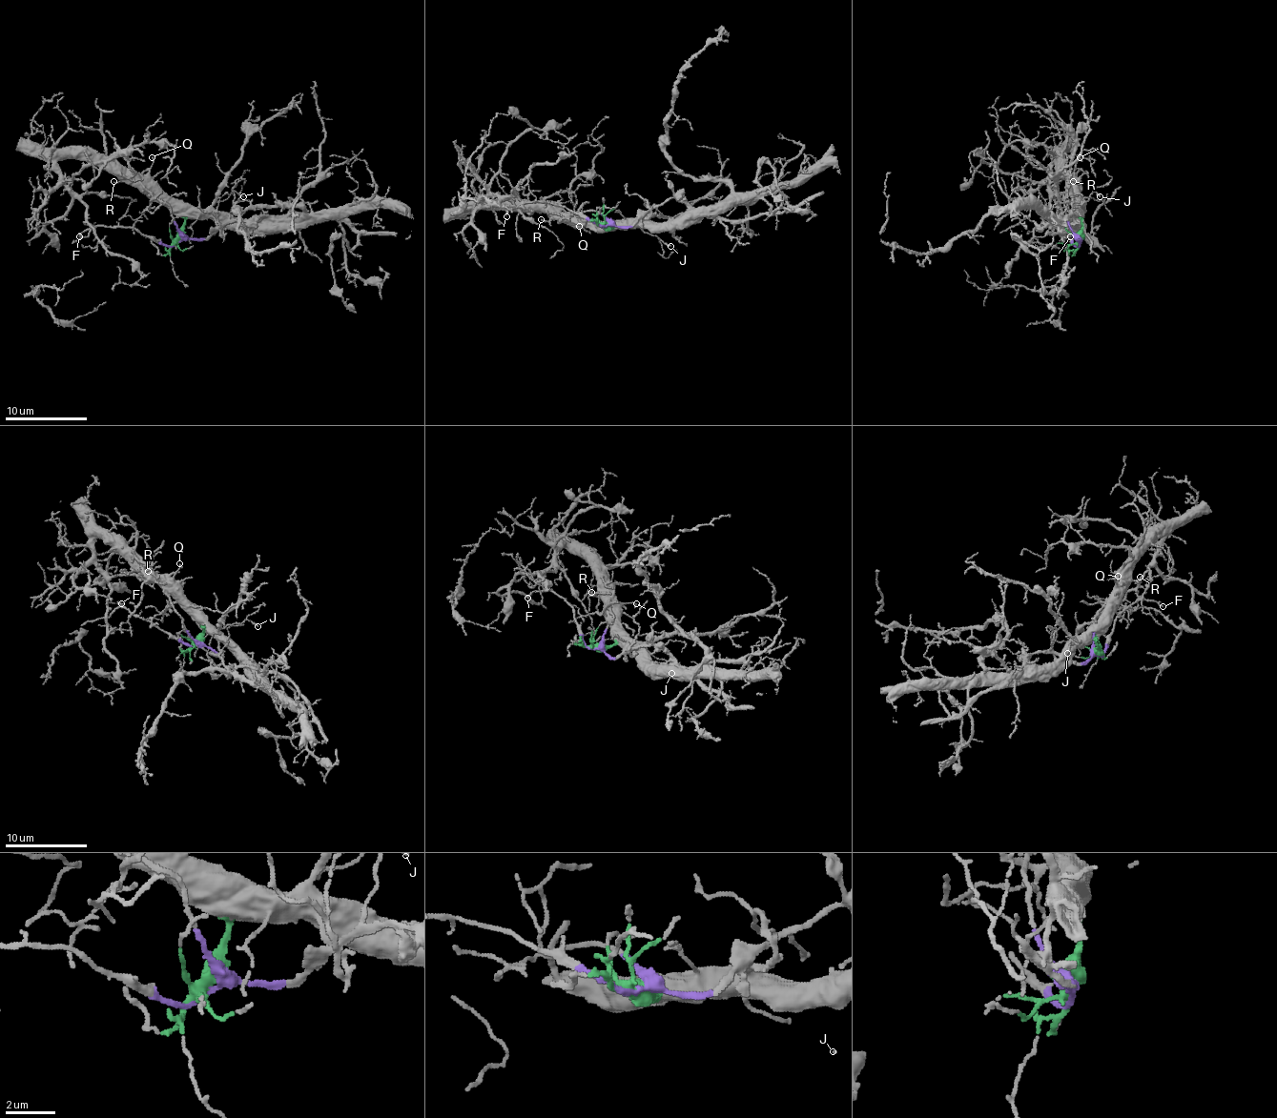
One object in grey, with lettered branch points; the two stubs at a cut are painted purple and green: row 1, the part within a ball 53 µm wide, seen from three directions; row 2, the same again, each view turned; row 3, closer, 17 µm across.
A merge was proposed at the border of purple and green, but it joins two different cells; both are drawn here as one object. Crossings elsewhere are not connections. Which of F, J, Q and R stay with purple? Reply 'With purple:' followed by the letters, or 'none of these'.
With purple: F

